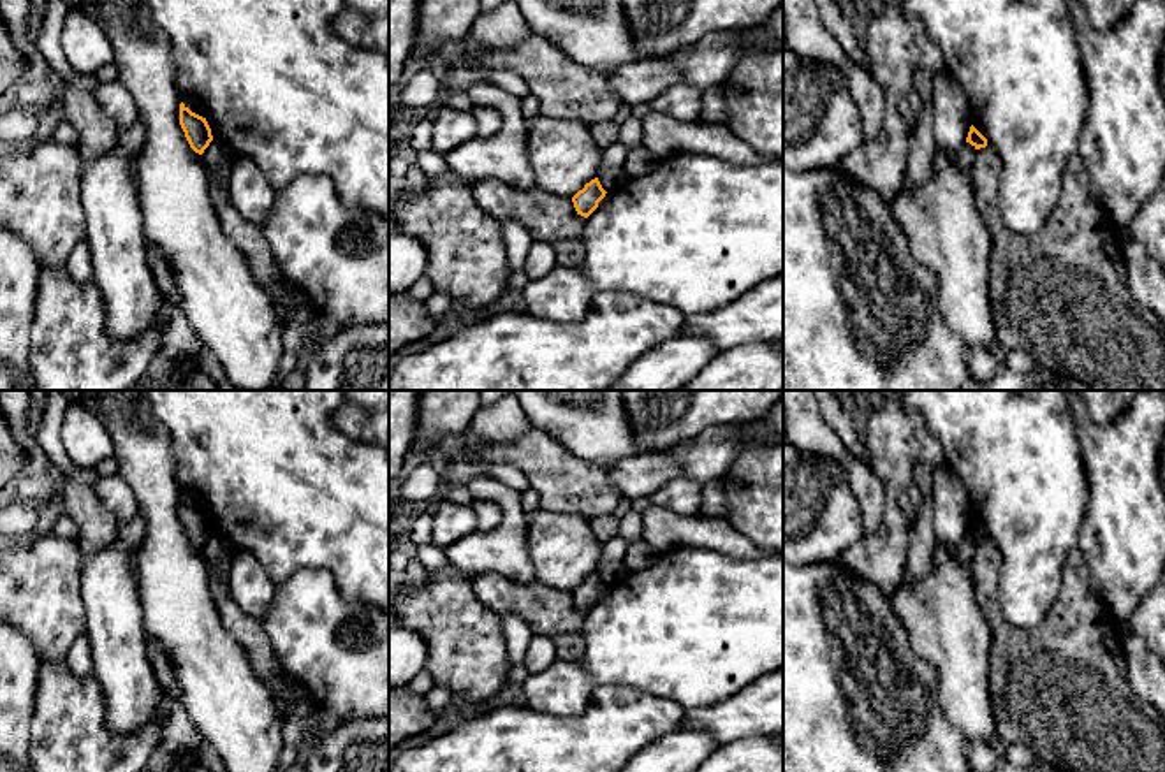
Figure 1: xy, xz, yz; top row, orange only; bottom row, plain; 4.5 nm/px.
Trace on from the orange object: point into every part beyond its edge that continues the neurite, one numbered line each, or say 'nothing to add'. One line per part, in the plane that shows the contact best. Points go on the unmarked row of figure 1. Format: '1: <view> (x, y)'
nothing to add

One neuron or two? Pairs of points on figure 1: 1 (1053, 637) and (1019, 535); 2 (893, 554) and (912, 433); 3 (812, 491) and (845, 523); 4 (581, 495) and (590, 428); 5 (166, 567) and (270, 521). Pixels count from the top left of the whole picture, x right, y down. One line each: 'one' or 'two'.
1: two
2: one
3: one
4: two
5: two

